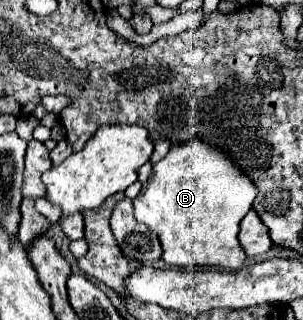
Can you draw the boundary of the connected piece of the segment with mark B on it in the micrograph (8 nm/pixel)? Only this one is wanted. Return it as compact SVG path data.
M190 140L176 144L166 158L154 164L154 172L134 198L134 216L158 234L162 244L162 260L168 266L238 270L246 264L246 252L238 242L240 220L252 208L258 190L248 176L220 150Z

